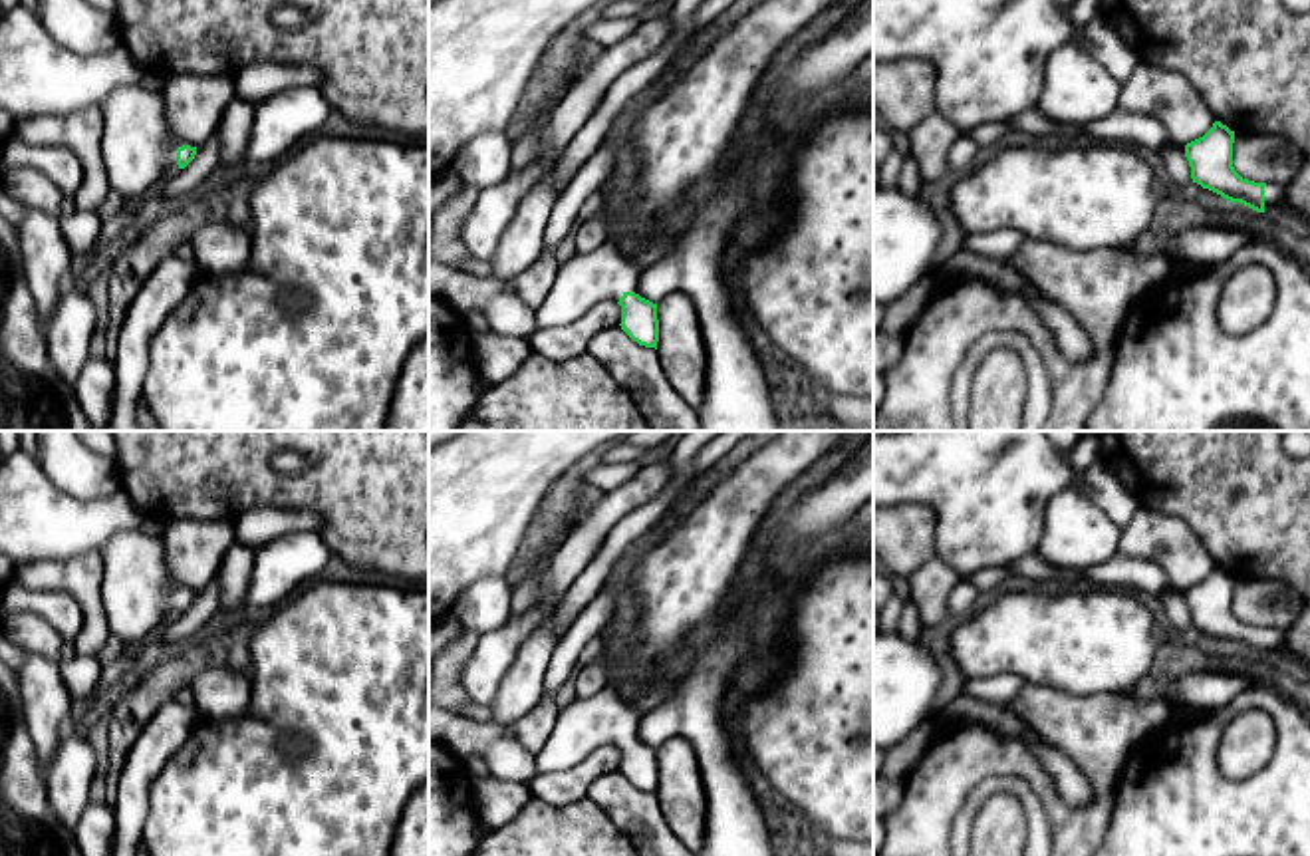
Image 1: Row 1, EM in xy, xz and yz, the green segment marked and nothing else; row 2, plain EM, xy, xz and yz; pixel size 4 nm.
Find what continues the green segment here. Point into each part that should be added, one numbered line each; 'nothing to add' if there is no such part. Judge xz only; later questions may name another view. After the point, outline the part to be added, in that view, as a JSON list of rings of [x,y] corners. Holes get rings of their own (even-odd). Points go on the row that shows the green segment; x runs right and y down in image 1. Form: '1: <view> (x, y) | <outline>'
1: xz (604, 275) | [[[611,238],[591,252],[558,268],[556,282],[536,310],[536,330],[582,322],[601,302],[619,302],[625,292],[639,294],[641,266],[637,252]]]

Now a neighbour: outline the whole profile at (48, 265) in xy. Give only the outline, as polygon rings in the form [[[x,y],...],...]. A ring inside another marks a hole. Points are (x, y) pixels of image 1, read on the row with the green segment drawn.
[[[28,211],[18,228],[26,282],[42,322],[54,314],[79,268],[62,234],[60,220],[62,216],[44,211]]]

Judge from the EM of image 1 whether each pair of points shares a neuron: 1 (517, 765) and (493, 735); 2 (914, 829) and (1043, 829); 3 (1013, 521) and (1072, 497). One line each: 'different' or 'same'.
1: same
2: different
3: different

